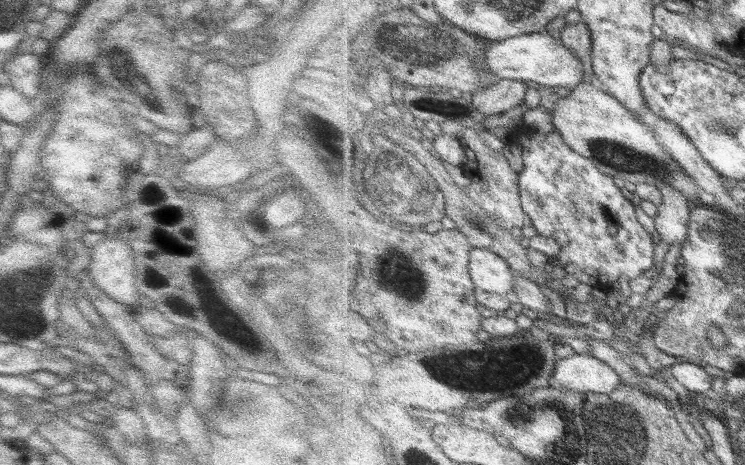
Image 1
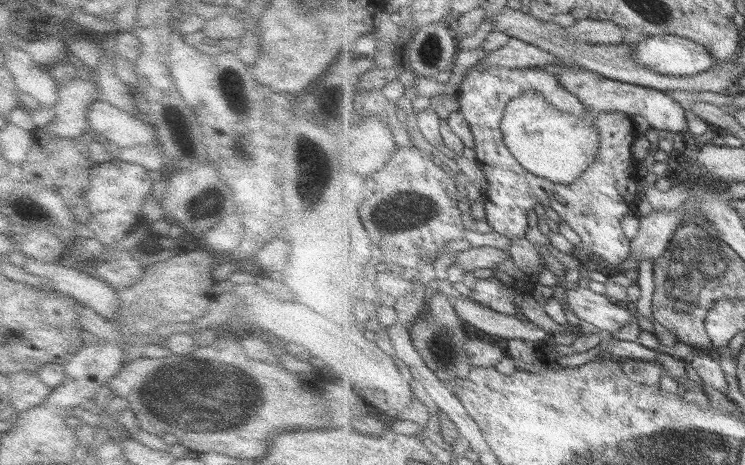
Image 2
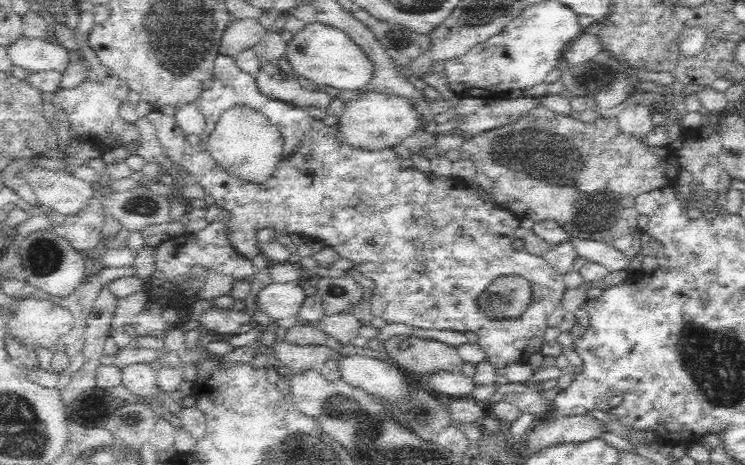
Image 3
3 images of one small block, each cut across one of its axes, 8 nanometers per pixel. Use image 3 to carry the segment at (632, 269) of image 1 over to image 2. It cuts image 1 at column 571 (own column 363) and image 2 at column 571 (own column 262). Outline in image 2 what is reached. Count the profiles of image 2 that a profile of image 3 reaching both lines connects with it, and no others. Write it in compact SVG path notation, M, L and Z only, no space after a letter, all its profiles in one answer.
M484 57L469 71L465 76L458 92L456 93L458 102L460 103L459 112L464 116L465 121L470 125L471 135L475 140L476 161L483 167L483 172L489 181L487 186L485 206L485 217L488 224L495 232L503 234L507 238L523 238L527 234L527 214L535 208L535 206L549 206L558 216L566 222L566 224L580 237L585 250L576 249L576 257L580 263L592 262L592 256L599 256L604 260L607 266L617 266L625 262L630 256L631 246L630 237L626 235L622 229L623 219L627 215L633 214L631 206L637 201L637 159L634 158L632 144L640 136L637 132L631 116L626 113L619 112L603 112L597 120L595 126L597 133L601 137L599 144L599 152L597 158L593 162L591 168L587 168L585 173L579 176L572 184L555 184L551 180L546 180L537 176L535 173L529 172L525 167L514 158L509 152L509 148L503 142L503 134L499 130L499 123L503 118L505 106L509 100L527 94L527 92L538 92L543 96L549 104L569 115L581 116L585 115L585 105L577 96L571 94L558 80L554 69L550 68L501 68L500 66L486 66Z

